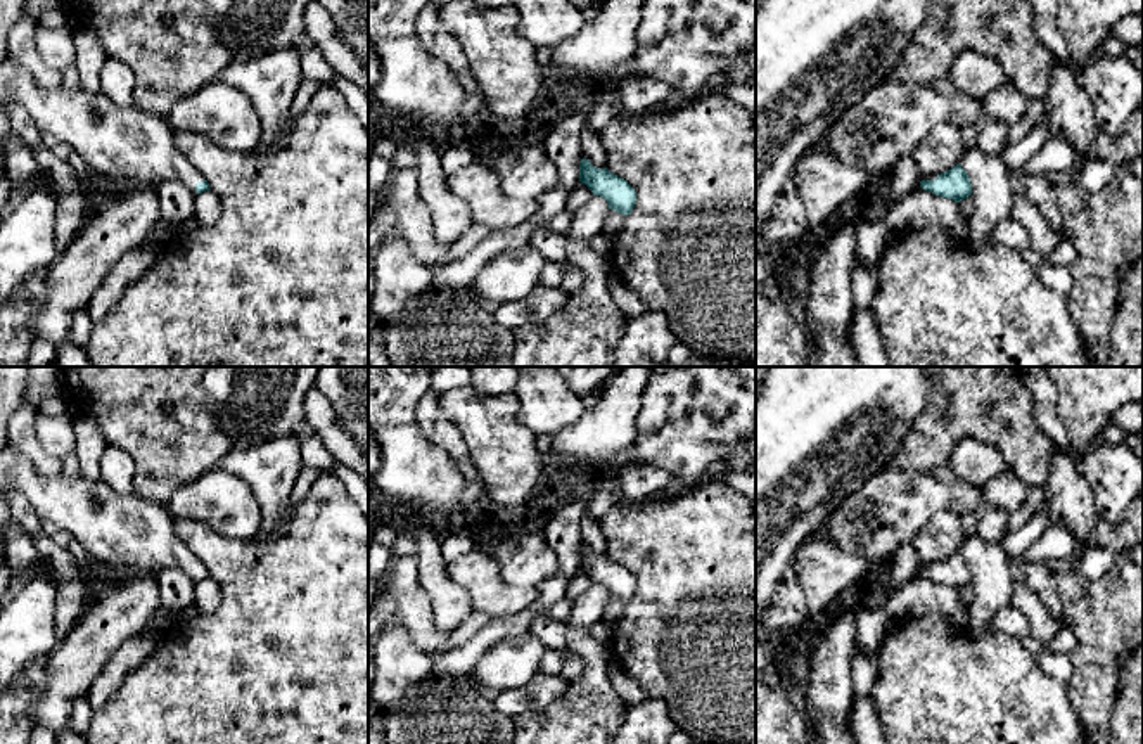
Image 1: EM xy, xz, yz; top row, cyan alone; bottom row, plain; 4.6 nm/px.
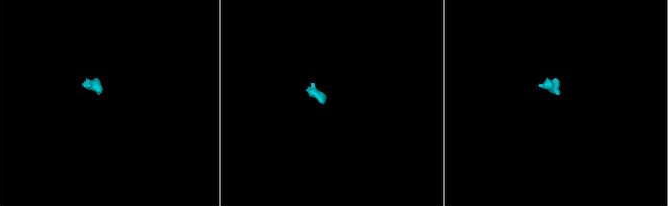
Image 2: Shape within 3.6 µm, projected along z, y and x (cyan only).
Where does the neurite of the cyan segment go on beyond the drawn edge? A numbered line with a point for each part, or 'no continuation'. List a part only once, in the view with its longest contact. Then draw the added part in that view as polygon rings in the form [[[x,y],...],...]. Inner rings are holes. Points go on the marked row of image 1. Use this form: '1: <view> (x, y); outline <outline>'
1: xy (120, 144); outline [[[7,57],[0,64],[0,106],[5,109],[9,104],[24,107],[42,131],[61,138],[86,163],[97,180],[150,187],[178,180],[194,194],[195,183],[206,180],[175,144],[175,130],[168,119],[133,104],[121,107],[102,92],[95,95],[86,95],[81,90],[69,93],[62,88],[47,92],[24,67]]]
2: xz (614, 220); outline [[[609,209],[609,215],[603,223],[603,234],[609,237],[614,237],[621,230],[624,220],[626,220],[626,215]]]

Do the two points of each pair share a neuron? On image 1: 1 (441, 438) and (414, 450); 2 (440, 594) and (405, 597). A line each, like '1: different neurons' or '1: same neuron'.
1: different neurons
2: different neurons

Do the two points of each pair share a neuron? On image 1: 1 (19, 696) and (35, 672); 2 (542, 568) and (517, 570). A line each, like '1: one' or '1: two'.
1: one
2: one

